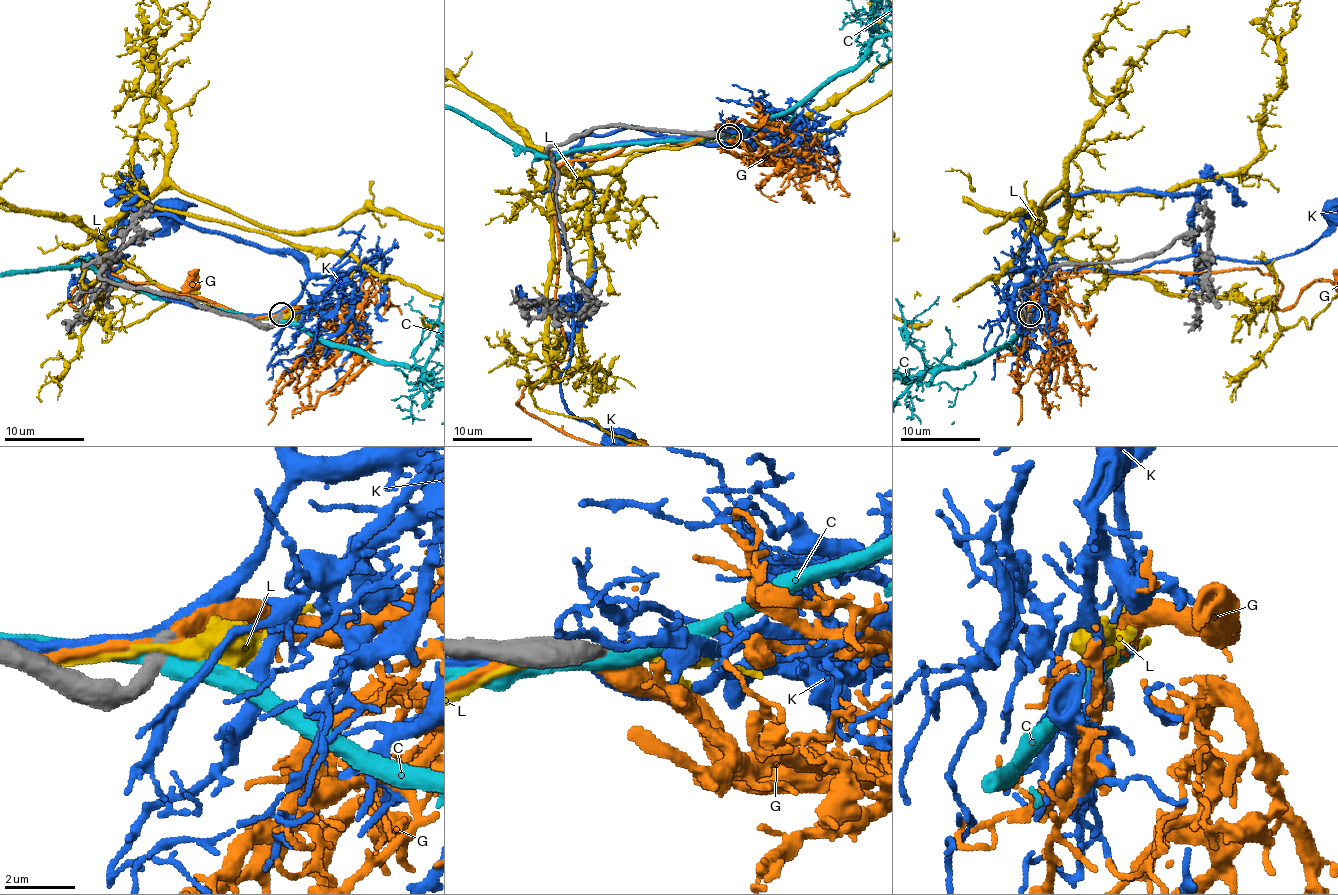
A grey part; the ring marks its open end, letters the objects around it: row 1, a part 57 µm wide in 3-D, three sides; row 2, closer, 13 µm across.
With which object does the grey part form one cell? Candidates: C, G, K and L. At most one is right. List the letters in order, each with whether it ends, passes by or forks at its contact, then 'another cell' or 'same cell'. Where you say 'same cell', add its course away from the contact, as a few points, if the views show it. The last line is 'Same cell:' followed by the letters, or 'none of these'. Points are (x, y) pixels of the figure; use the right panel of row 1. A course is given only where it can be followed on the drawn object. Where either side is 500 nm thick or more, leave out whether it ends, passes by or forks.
C: another cell
G: it passes by; same cell
K: it passes by; another cell
L: another cell
Same cell: G

